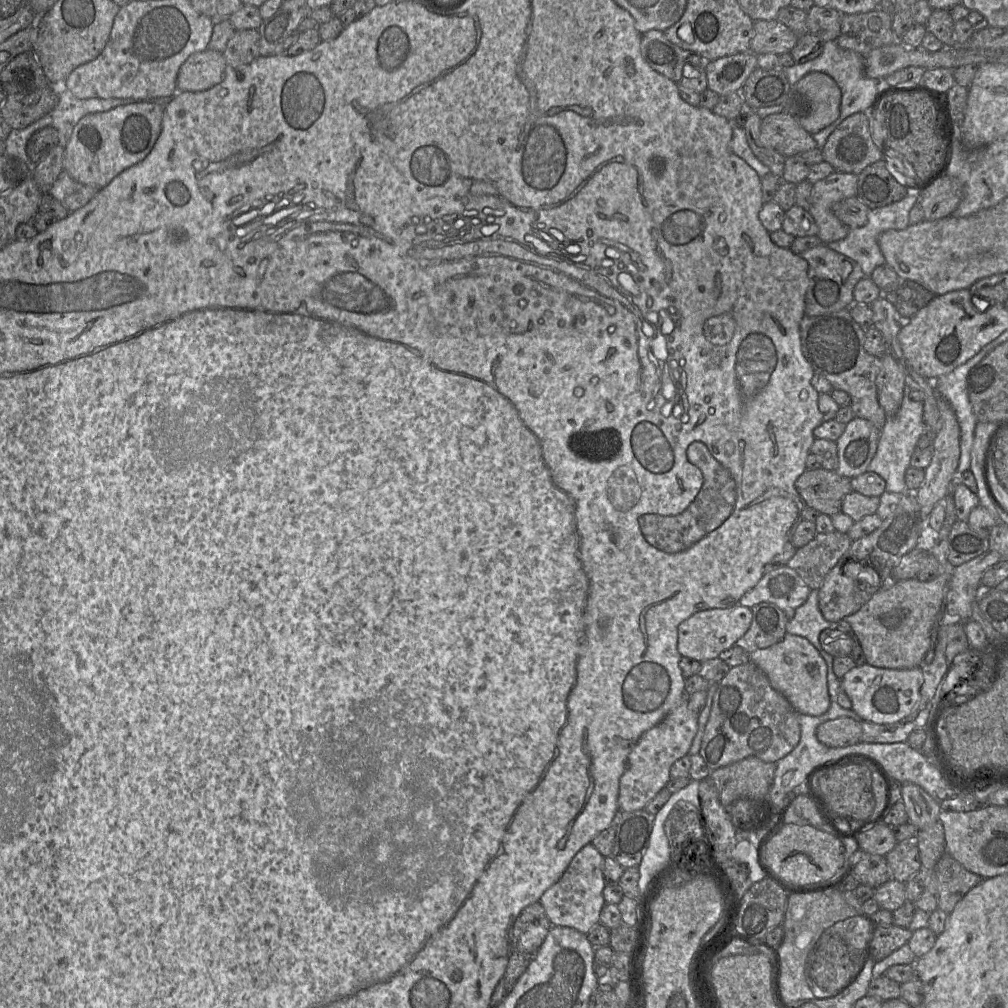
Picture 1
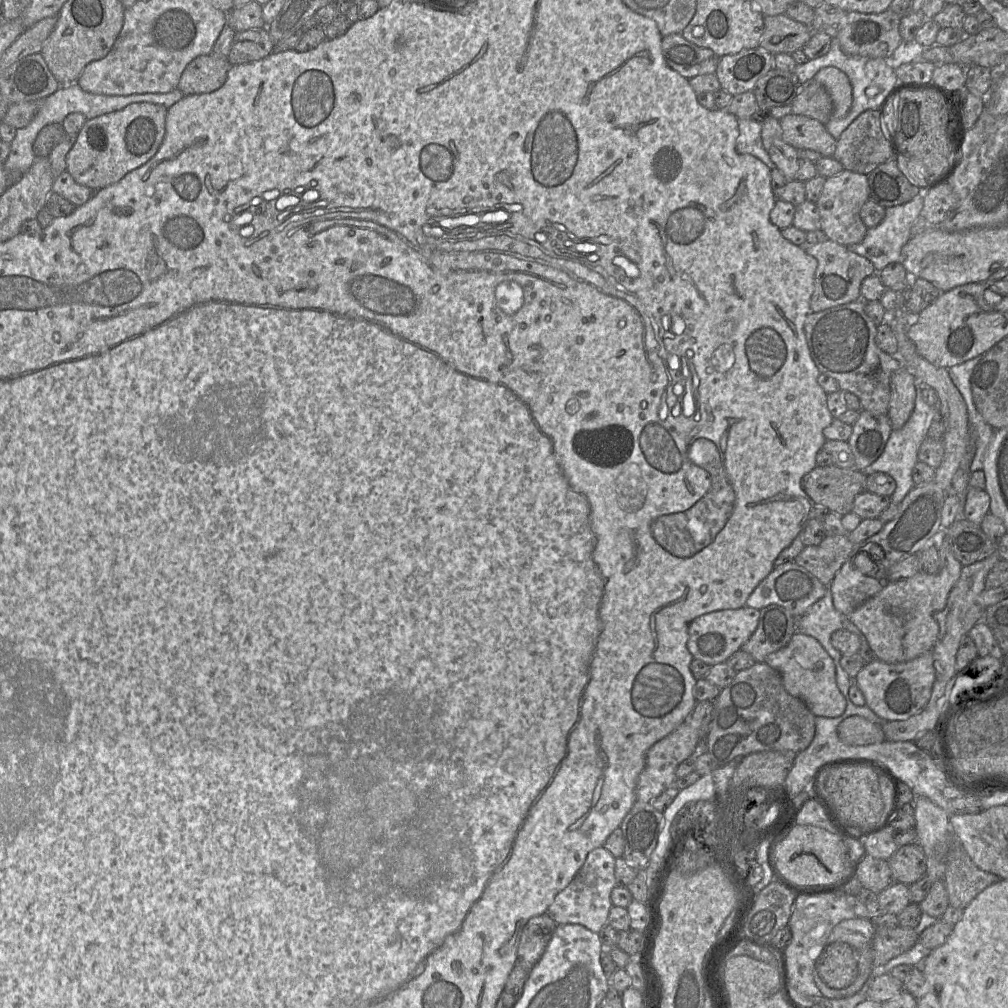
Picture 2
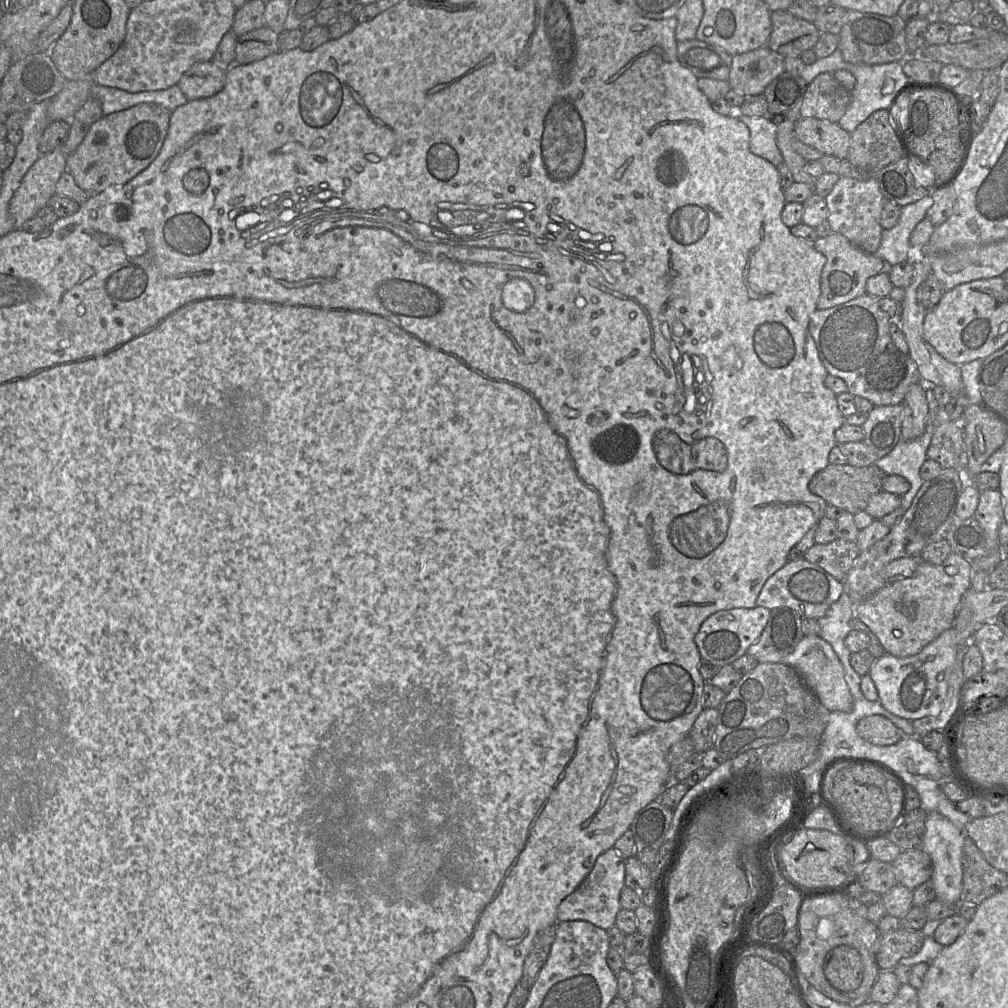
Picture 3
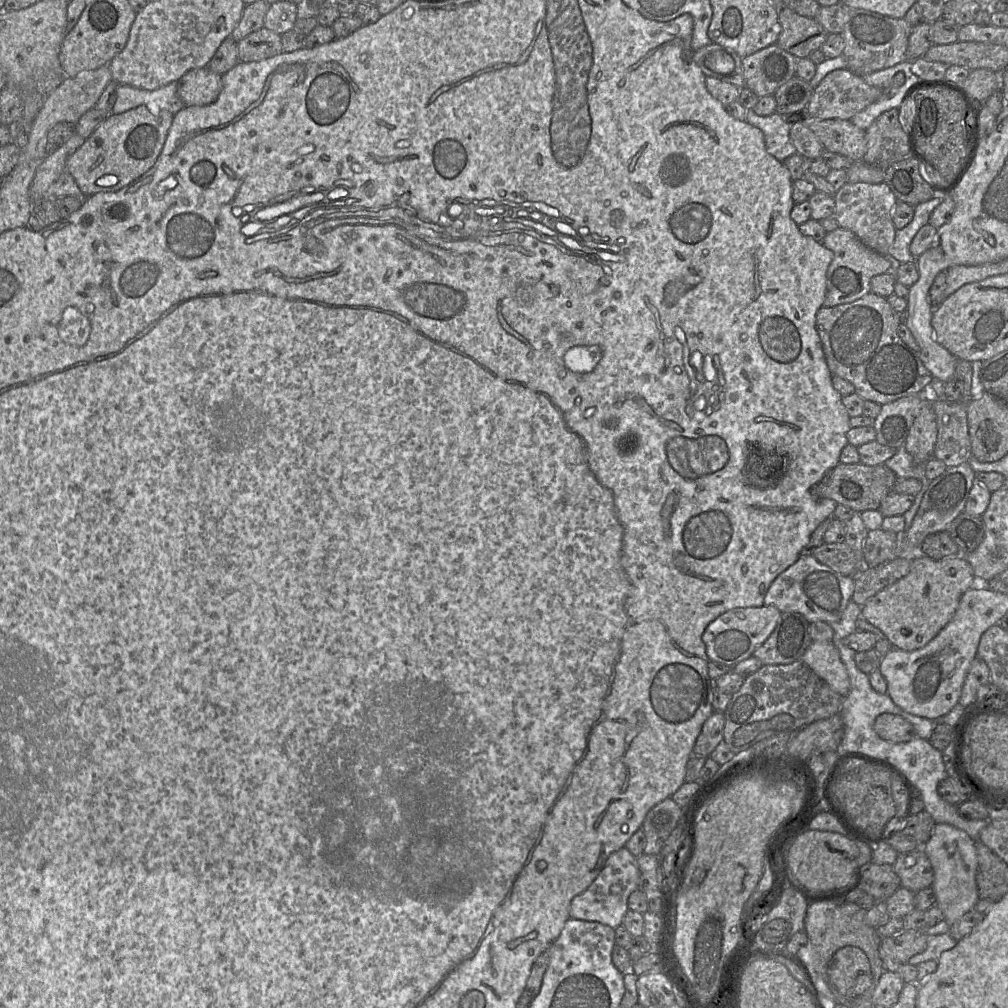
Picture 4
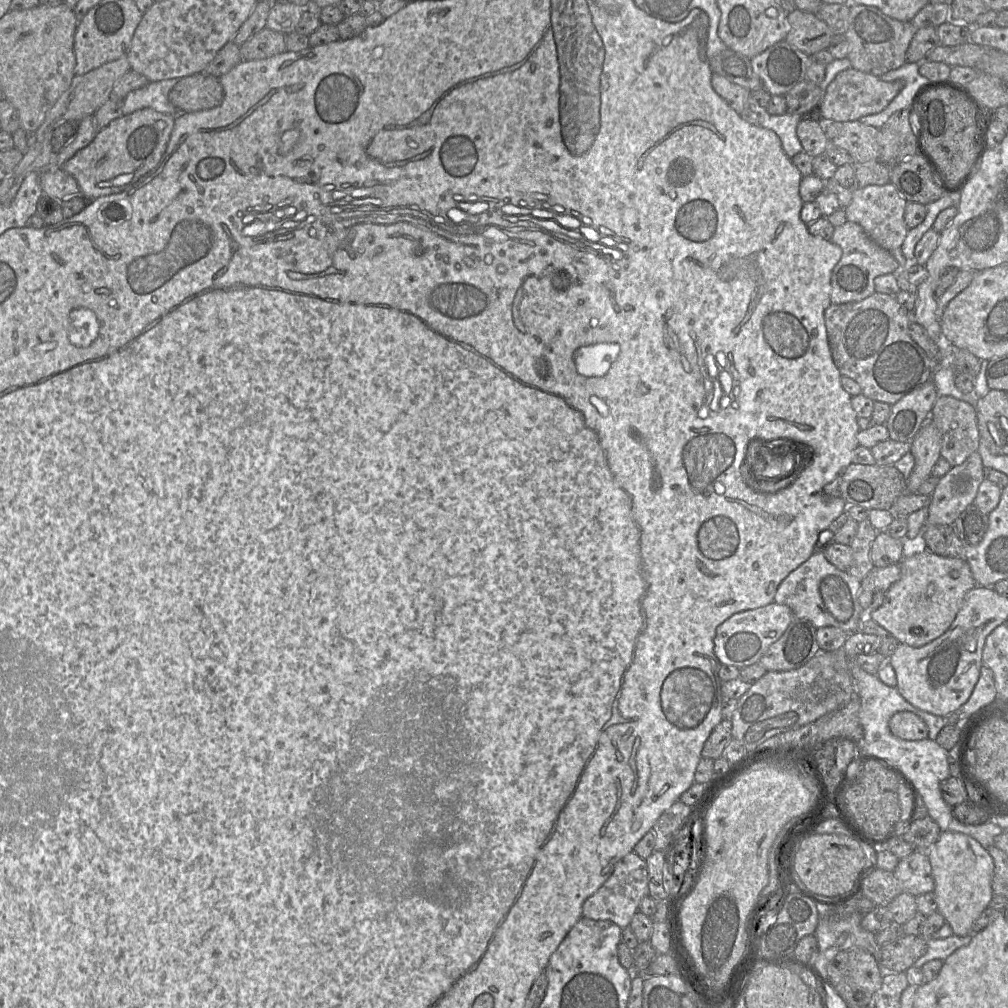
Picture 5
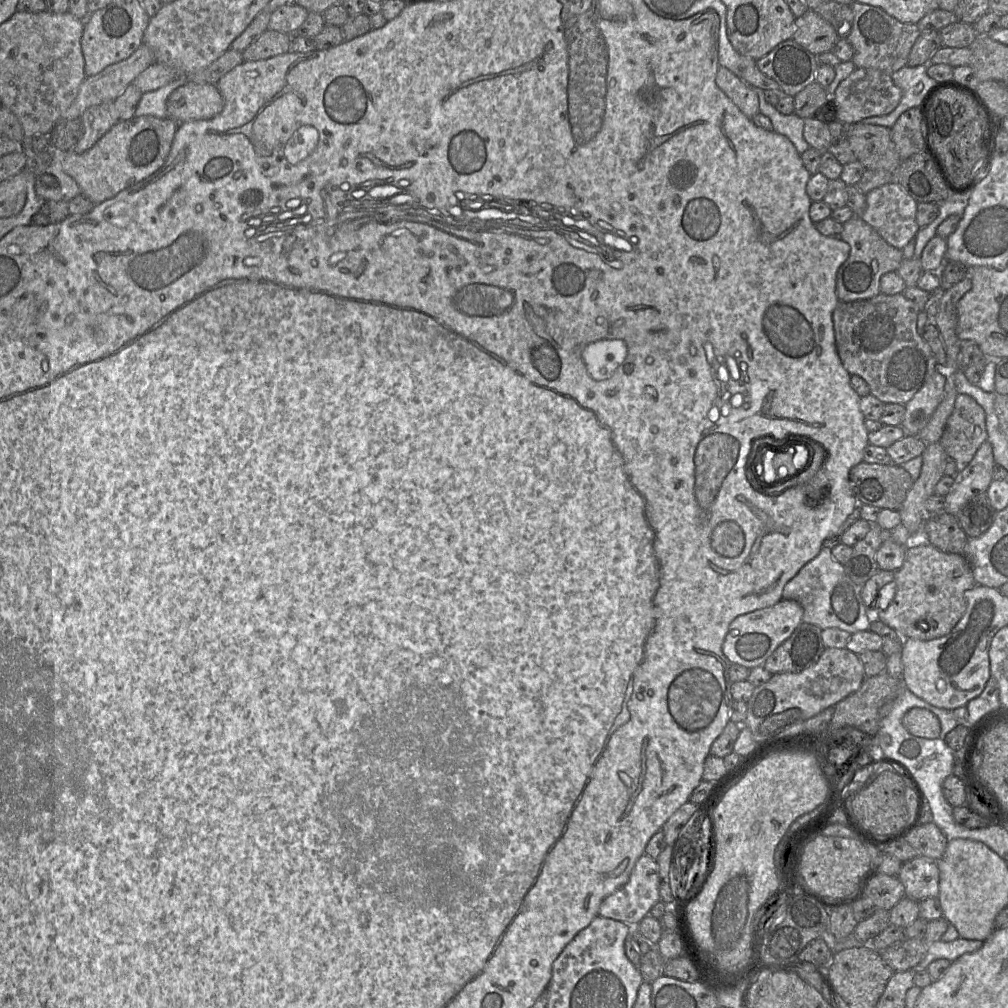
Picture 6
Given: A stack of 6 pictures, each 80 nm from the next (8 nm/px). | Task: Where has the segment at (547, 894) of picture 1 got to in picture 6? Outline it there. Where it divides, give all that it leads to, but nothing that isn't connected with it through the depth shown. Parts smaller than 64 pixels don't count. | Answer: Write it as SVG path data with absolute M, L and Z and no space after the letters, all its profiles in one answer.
M645 853L637 860L628 881L601 903L598 916L637 926L660 901L657 861Z

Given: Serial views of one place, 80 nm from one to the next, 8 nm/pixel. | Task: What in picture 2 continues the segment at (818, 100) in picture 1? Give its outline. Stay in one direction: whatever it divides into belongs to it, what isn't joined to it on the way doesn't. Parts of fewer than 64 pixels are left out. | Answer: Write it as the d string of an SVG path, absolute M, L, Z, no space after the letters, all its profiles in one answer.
M826 67L819 70L814 80L825 87L833 102L833 112L830 120L844 117L852 105L852 86L848 76L840 69Z

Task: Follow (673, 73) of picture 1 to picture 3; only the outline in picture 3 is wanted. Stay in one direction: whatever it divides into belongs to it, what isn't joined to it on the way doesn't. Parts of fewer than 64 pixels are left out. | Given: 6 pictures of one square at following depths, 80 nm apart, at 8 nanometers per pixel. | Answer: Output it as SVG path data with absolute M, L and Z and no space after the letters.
M696 39L683 41L678 43L677 57L698 79L728 81L733 56L717 46Z

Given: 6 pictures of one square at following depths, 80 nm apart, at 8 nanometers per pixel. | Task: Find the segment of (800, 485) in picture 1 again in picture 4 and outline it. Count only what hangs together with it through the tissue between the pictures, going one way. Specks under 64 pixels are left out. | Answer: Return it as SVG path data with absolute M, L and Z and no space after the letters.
M839 463L811 488L811 494L832 499L858 513L866 510L878 510L882 500L893 492L897 478L896 474L884 464L868 466L861 463Z

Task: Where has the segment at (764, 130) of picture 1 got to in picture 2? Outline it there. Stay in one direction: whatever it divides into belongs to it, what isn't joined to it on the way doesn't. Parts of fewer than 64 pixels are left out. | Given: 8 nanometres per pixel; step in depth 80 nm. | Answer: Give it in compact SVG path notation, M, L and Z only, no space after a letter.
M787 115L779 120L783 140L795 149L809 149L822 156L832 157L837 139L826 128L826 124L802 115Z

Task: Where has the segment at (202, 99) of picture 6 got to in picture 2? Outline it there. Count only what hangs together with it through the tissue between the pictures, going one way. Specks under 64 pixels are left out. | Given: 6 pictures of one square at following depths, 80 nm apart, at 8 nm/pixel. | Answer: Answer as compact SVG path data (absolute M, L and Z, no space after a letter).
M198 56L184 69L177 88L185 96L216 91L224 85L230 67L226 57Z

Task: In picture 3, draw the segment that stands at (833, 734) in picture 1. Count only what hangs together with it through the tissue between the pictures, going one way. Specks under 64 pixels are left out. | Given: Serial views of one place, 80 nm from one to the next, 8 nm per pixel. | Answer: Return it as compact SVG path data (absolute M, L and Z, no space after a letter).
M881 715L861 718L856 724L856 732L862 739L875 745L892 745L906 736L894 723Z

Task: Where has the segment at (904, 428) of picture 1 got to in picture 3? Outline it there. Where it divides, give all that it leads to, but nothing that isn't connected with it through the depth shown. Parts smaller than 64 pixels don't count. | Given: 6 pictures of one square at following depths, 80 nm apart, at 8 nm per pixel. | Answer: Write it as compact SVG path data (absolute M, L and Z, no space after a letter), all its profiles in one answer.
M930 414L927 419L927 426L925 432L919 437L912 440L900 440L899 443L886 454L884 457L878 459L874 464L884 471L887 475L899 475L906 478L910 484L909 490L902 495L902 500L905 495L909 493L912 487L919 489L924 483L920 476L920 468L927 458L927 449L931 442L932 433L930 429Z

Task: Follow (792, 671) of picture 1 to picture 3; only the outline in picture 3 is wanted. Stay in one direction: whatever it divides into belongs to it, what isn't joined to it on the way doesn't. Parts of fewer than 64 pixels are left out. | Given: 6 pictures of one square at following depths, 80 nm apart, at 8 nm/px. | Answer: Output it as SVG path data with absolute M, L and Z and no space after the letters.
M807 636L801 639L792 653L782 663L793 668L803 683L817 696L821 704L830 712L849 712L853 706L853 697L844 678L843 666L832 646L819 636Z

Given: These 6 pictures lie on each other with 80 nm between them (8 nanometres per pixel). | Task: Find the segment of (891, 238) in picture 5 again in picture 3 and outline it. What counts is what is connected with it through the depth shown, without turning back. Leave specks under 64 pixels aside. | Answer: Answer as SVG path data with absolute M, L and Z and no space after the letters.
M868 175L861 179L840 176L832 190L824 198L828 209L826 221L832 232L845 236L858 248L874 254L880 245L884 230L880 219L886 201L874 176Z

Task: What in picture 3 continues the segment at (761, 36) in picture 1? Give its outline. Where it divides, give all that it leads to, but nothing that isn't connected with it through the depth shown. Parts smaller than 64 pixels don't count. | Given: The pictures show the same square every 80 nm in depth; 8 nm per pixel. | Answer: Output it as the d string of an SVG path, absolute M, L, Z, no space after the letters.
M777 10L771 13L772 31L766 47L784 57L799 57L804 51L811 50L817 43L821 32L813 22L797 18L787 10Z

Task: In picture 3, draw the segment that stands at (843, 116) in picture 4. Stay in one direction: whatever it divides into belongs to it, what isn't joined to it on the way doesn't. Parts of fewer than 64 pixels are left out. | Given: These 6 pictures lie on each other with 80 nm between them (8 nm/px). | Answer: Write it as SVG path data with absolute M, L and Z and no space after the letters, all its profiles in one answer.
M826 72L819 74L807 85L799 113L802 118L825 119L838 123L850 102L851 91L835 79L832 72Z

